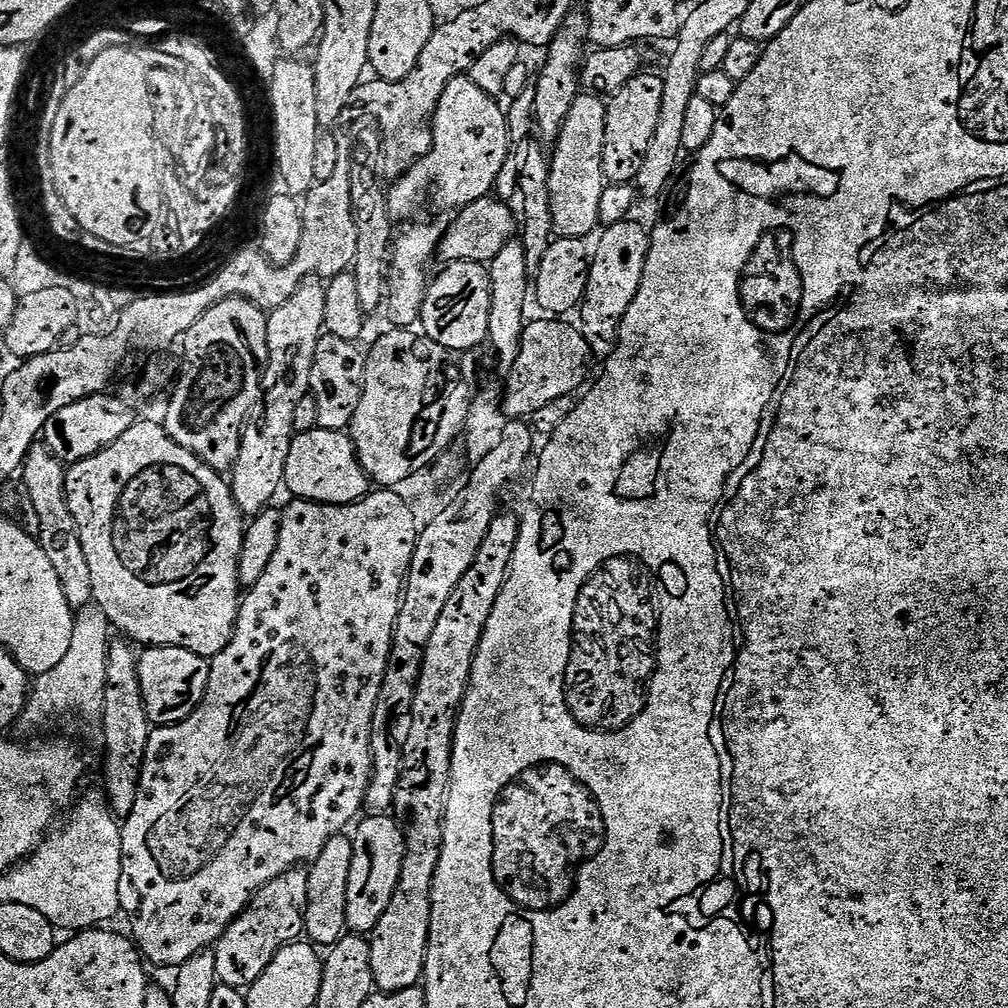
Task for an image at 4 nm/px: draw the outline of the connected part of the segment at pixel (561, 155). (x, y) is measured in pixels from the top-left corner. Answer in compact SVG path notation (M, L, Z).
M580 94L570 108L560 136L554 142L556 153L551 153L548 170L548 185L550 186L550 202L552 217L556 232L570 236L591 237L591 232L597 231L600 224L600 203L606 187L604 179L604 143L606 142L607 103L595 94Z

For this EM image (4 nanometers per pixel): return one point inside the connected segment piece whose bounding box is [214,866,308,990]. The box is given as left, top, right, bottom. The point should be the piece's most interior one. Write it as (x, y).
(275, 917)

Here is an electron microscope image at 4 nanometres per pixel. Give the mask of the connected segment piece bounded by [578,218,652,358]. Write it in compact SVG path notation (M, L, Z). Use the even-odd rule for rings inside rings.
M629 218L607 225L603 229L604 233L599 233L600 241L594 244L592 270L584 301L578 309L578 317L580 316L579 323L589 349L592 349L595 355L597 352L600 358L608 357L616 349L616 344L620 341L620 323L642 286L646 270L652 238L647 227L644 229L634 221L635 219Z

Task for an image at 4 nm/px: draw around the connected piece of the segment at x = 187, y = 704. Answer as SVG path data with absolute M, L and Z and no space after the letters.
M148 646L139 653L139 678L143 688L144 709L153 725L177 724L204 701L210 682L211 663L205 657L181 648Z

